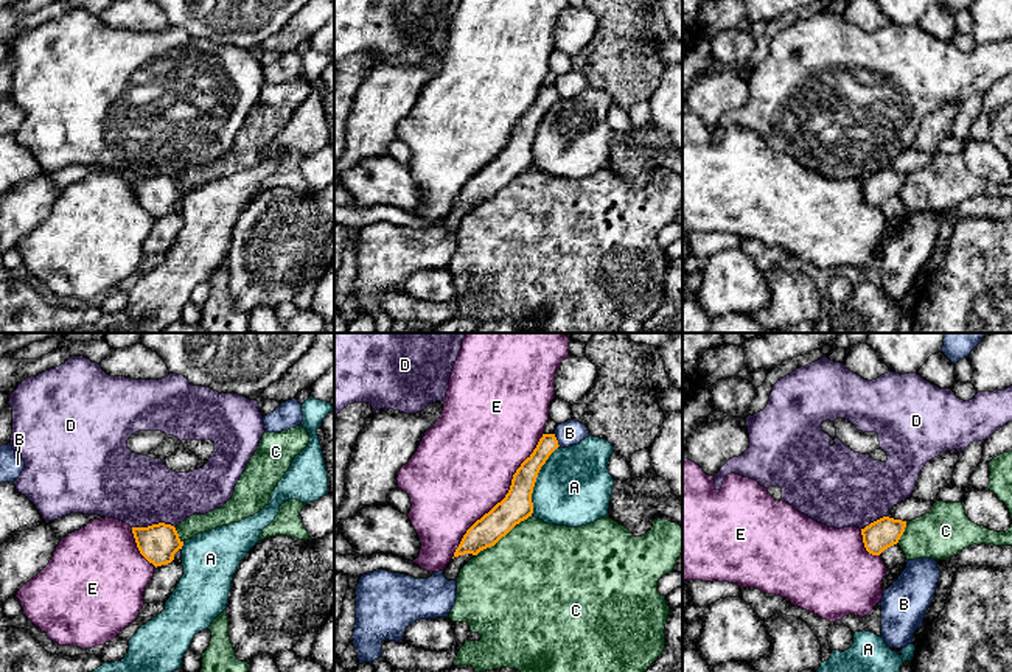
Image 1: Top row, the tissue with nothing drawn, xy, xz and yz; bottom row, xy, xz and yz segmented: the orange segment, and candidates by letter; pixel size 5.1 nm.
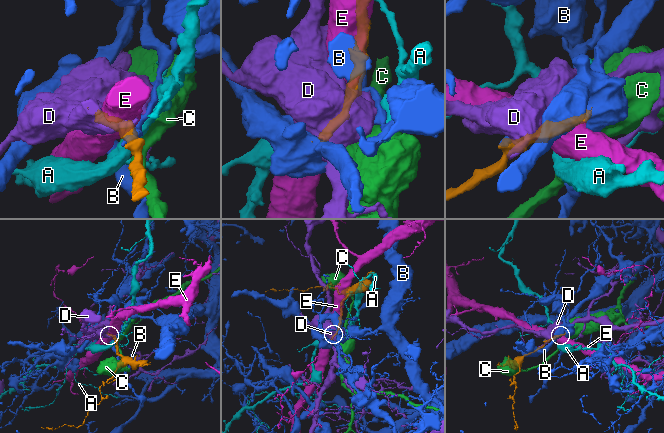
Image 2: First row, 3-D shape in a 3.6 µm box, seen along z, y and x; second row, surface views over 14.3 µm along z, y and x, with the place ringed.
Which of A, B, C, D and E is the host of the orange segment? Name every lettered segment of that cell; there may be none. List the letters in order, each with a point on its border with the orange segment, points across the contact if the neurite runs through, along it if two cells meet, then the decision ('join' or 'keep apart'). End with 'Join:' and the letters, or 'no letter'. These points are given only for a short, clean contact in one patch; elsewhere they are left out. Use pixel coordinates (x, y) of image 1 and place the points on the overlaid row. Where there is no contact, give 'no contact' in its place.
A: contact xz (535, 479); keep apart
B: contact xz (555, 439); keep apart
C: contact xz (504, 535); keep apart
D: contact xy (153, 524); join
E: contact xz (506, 496); keep apart
Join: D

